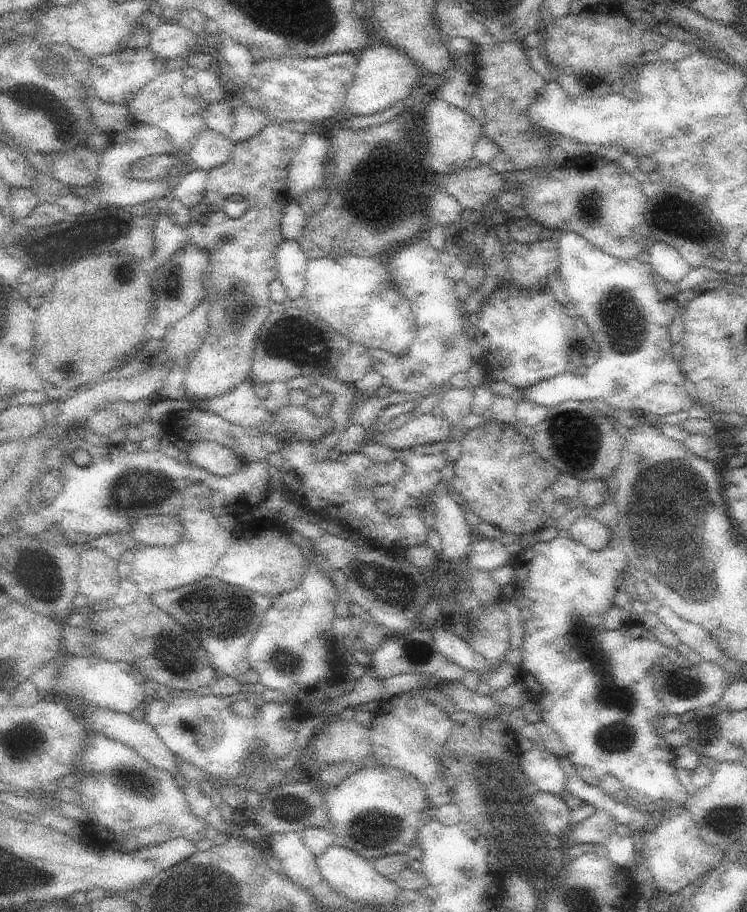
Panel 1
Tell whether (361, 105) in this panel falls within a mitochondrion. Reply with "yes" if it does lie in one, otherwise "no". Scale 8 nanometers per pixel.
no

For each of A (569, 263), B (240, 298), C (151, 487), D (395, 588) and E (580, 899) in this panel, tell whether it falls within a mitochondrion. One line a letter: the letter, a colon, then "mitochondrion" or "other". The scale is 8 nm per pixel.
A: other
B: mitochondrion
C: mitochondrion
D: mitochondrion
E: mitochondrion

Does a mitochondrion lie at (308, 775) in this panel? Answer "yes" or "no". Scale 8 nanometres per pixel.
no

